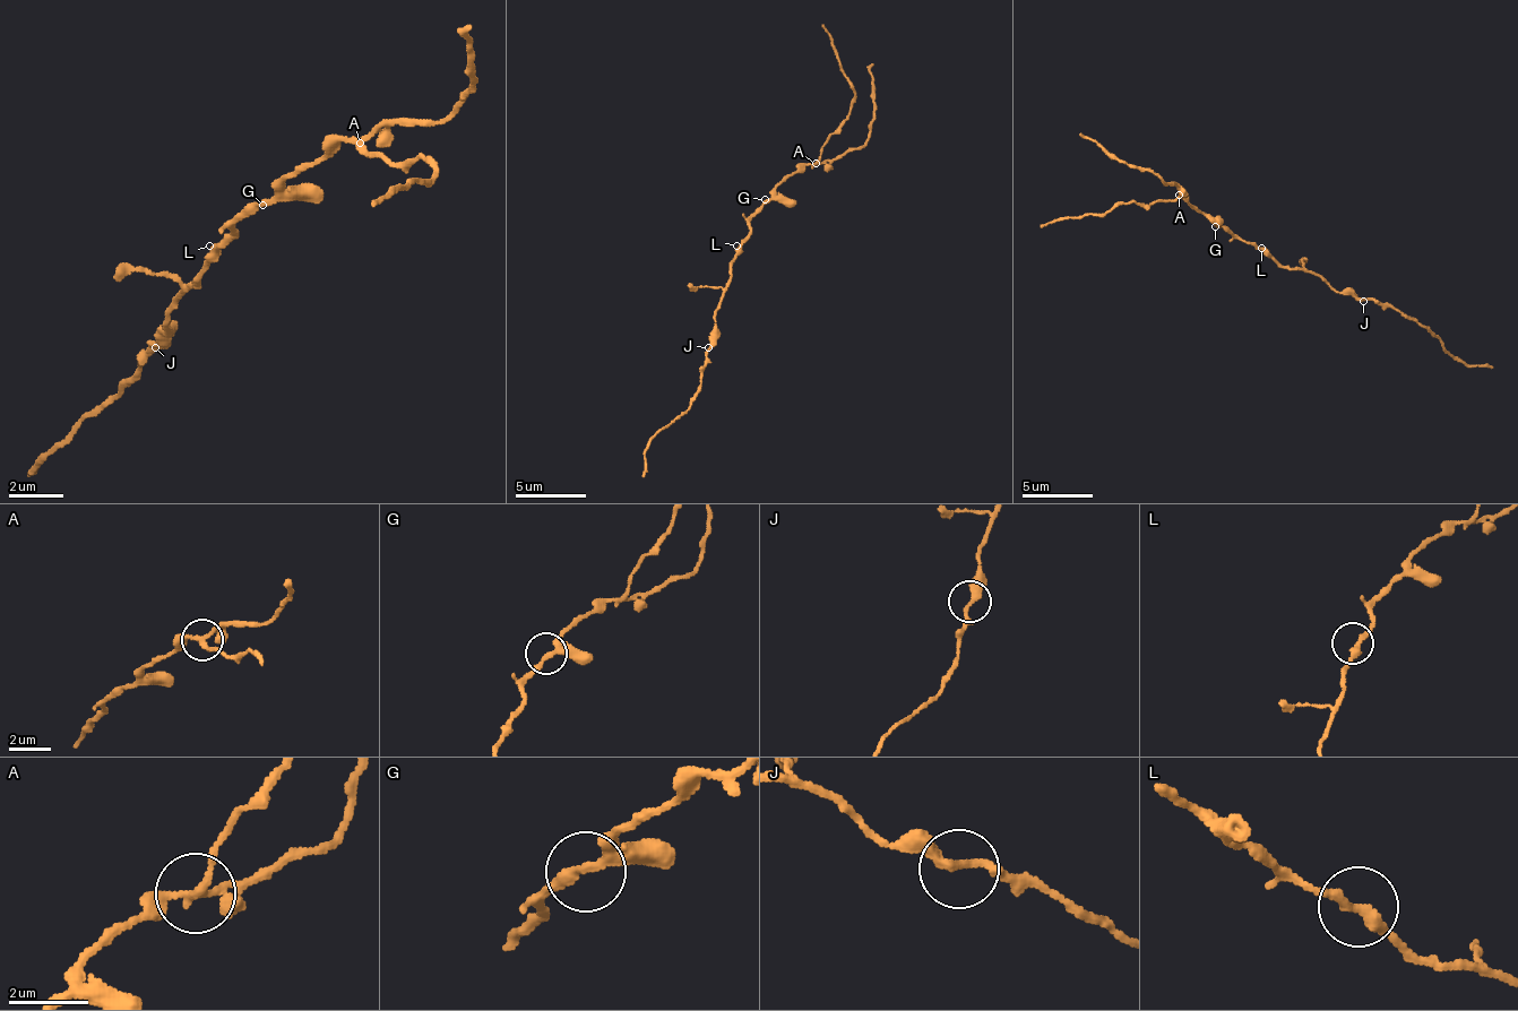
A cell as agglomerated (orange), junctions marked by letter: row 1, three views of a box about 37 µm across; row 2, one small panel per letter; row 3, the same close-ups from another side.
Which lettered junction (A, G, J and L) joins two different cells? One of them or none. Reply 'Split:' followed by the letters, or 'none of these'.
Split: A

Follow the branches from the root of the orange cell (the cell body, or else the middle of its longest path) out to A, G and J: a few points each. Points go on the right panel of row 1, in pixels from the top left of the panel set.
A: (1261, 251), (1223, 231), (1180, 195)
G: (1261, 251), (1215, 226)
J: (1261, 251), (1268, 251), (1283, 266), (1318, 273), (1335, 291), (1353, 291), (1363, 301)

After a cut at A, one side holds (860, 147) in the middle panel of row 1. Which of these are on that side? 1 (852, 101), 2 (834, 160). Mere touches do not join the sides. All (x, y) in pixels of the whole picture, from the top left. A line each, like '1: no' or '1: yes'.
1: no
2: yes

